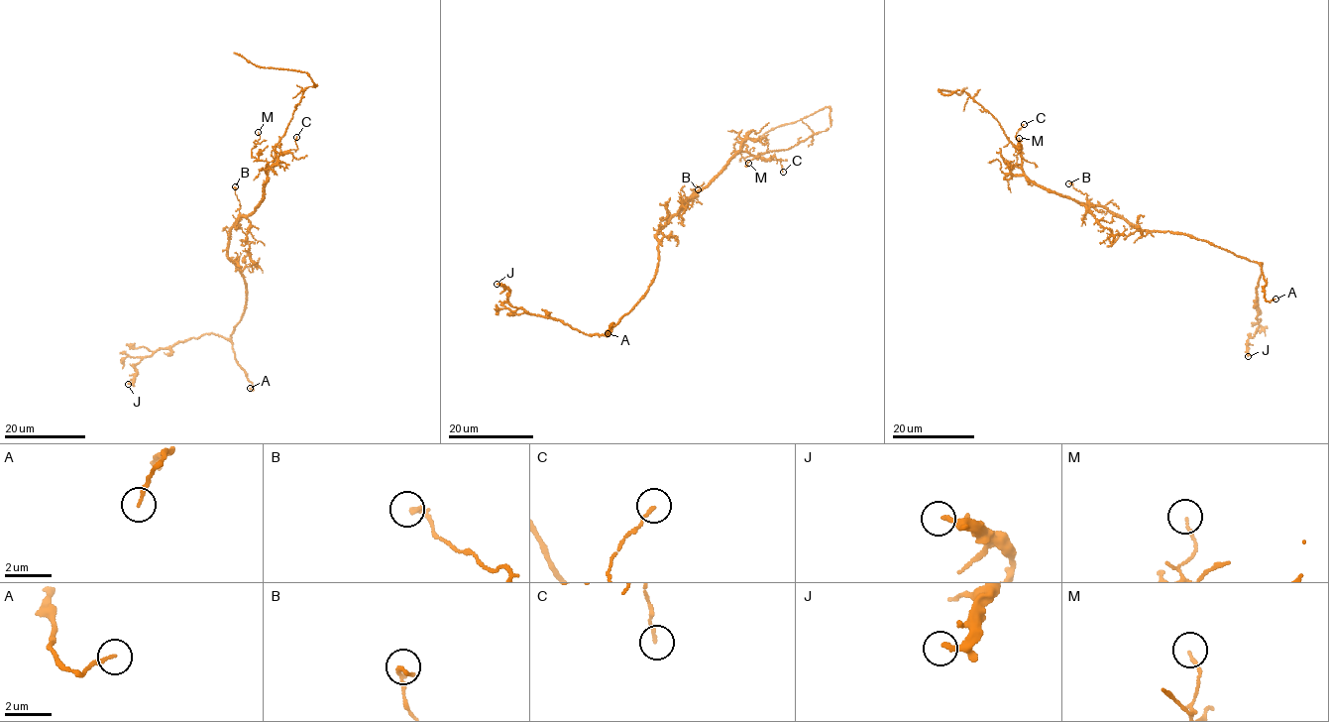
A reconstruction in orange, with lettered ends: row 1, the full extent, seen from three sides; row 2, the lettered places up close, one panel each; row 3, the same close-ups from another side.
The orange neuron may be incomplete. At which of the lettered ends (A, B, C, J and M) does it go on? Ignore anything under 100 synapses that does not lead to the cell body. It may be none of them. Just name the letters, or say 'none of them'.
none of them

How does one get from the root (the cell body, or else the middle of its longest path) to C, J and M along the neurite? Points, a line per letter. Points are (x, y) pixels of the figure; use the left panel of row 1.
C: (234, 223), (253, 212), (263, 196), (274, 160), (296, 150), (296, 137)
J: (234, 223), (227, 254), (245, 279), (247, 300), (232, 336), (204, 334), (158, 349), (136, 365), (128, 384)
M: (234, 223), (253, 212), (263, 196), (268, 178), (268, 163), (260, 161), (251, 153), (260, 138), (258, 132)

